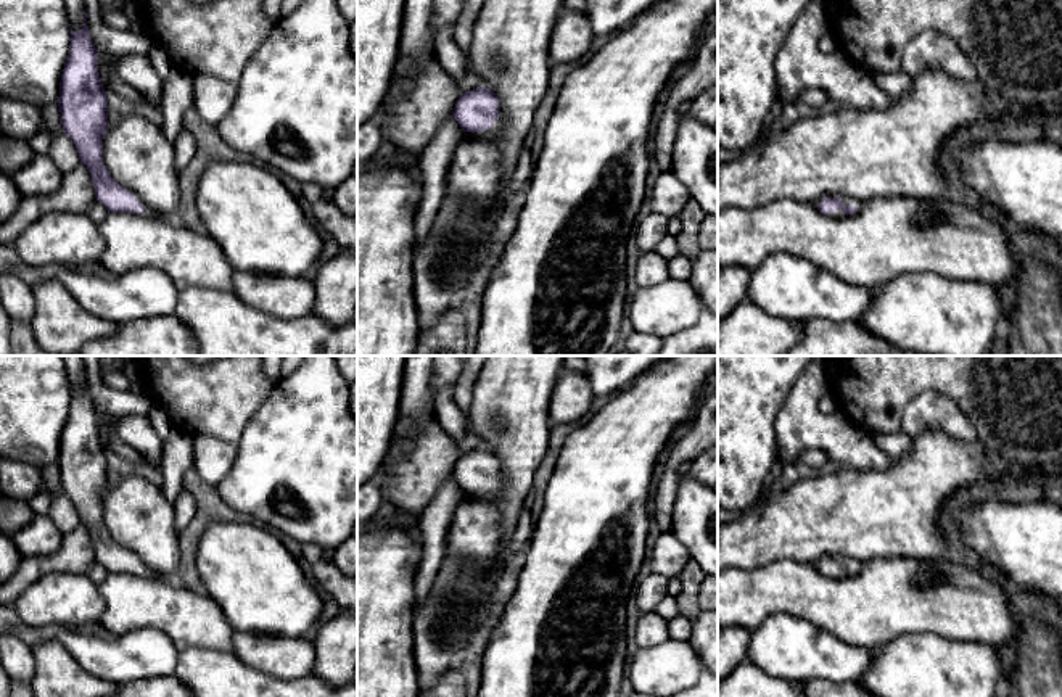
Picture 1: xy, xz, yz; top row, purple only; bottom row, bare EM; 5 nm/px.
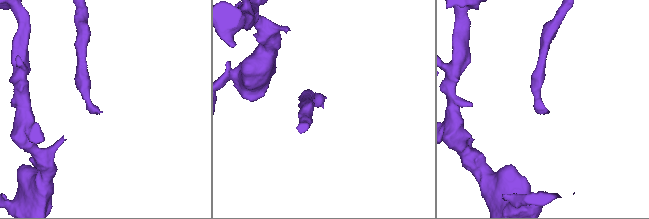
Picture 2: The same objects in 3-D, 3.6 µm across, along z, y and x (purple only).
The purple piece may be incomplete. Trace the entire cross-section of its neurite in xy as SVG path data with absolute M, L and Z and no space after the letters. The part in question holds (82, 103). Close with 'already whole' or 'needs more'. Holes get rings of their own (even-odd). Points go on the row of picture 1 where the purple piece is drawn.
M84 10L84 27L80 31L71 31L71 45L69 45L69 55L64 63L64 69L61 74L60 82L60 97L56 100L61 113L61 126L63 132L72 140L72 143L77 148L79 159L82 164L87 166L93 188L95 188L95 198L98 203L101 203L109 212L130 212L130 214L140 214L145 217L159 216L156 211L148 209L140 198L137 198L129 188L119 185L111 174L108 172L105 163L103 163L103 135L108 129L108 101L105 95L105 87L100 79L98 72L98 52L93 47L88 27L87 27L87 13Z; needs more

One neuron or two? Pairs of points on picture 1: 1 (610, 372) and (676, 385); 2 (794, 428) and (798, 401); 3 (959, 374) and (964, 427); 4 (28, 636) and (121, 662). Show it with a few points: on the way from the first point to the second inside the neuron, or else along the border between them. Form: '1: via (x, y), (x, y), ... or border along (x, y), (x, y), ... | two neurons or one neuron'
1: border along (644, 372), (613, 396) | two neurons
2: via (798, 422), (798, 408) | one neuron
3: border along (930, 390), (943, 393), (958, 406), (979, 441) | two neurons
4: via (50, 635), (65, 635), (90, 644), (98, 652) | one neuron

